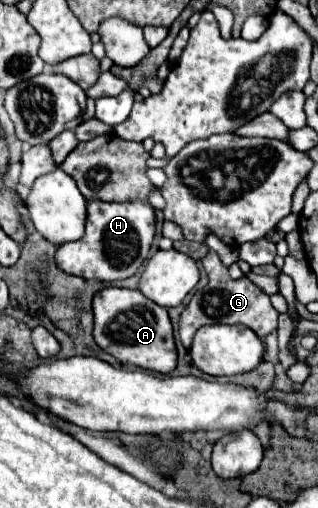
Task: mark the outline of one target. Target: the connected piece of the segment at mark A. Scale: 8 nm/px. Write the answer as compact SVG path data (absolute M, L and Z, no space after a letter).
M104 288L94 296L94 338L102 350L120 362L168 374L176 368L176 344L166 308L140 294L140 290Z

